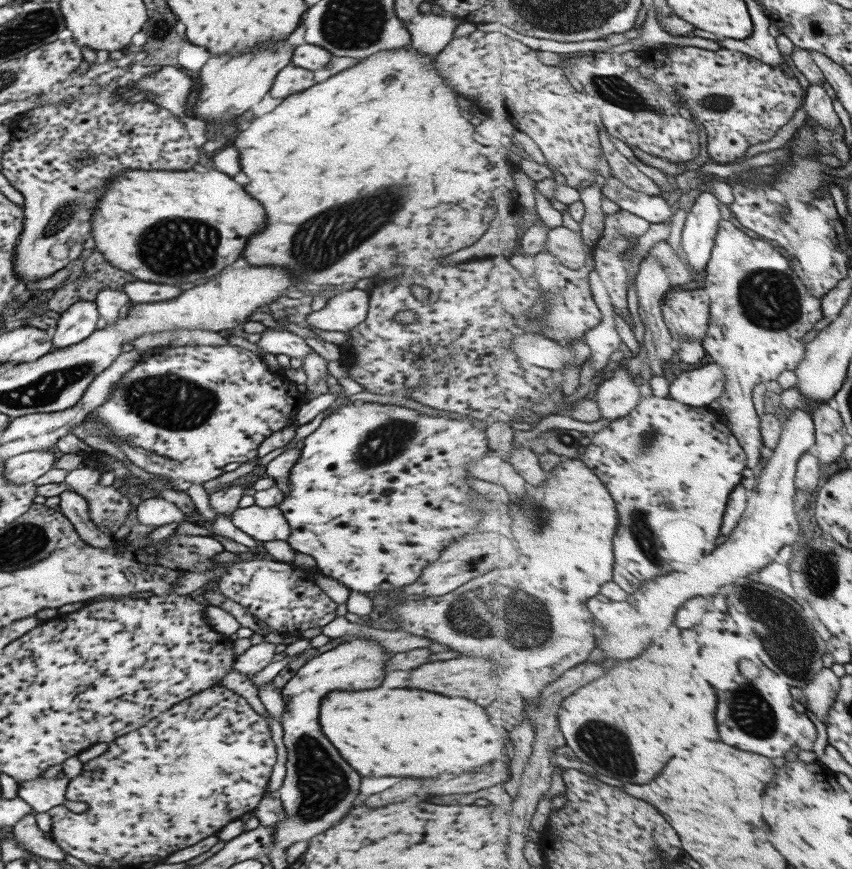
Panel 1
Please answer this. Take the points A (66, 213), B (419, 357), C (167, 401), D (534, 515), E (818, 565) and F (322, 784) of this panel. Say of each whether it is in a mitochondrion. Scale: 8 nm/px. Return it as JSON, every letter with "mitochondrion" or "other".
{"A":"mitochondrion","B":"other","C":"mitochondrion","D":"mitochondrion","E":"mitochondrion","F":"mitochondrion"}

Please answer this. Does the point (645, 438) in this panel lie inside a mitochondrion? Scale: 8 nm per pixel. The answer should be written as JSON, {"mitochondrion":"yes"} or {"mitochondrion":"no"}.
{"mitochondrion":"yes"}

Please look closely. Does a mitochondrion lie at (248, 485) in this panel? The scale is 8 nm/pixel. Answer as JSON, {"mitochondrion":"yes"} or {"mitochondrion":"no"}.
{"mitochondrion":"no"}

